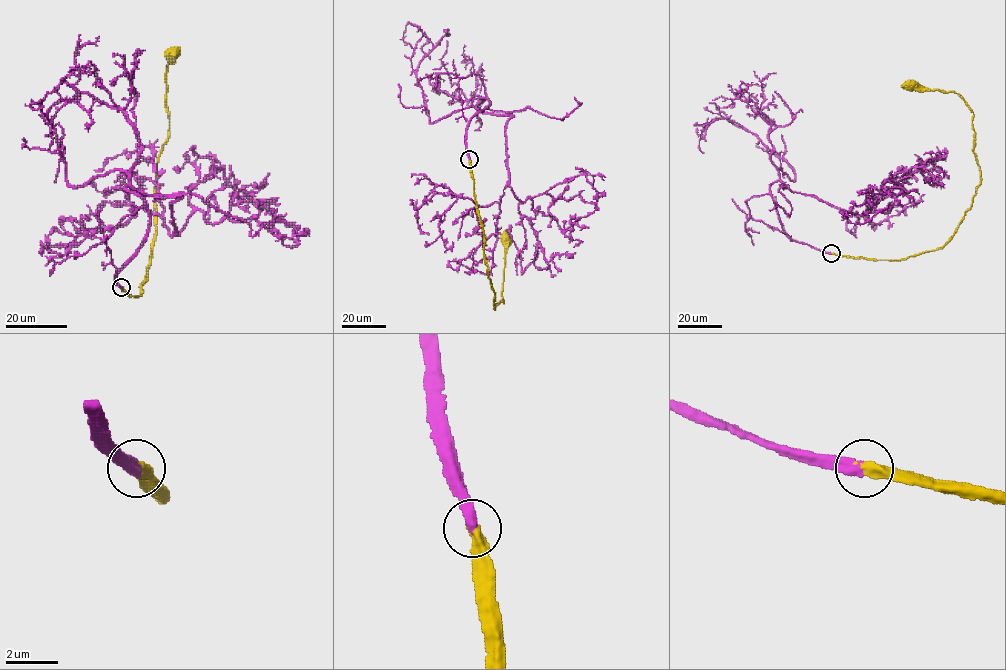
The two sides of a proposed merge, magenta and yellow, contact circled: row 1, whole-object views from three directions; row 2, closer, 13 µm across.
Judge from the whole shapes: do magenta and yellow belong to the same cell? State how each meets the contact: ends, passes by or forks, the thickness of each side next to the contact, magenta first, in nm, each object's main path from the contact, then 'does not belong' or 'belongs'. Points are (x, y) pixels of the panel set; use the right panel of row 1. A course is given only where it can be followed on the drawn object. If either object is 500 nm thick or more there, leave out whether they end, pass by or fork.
magenta ends | yellow ends | 440/440 nm | magenta via (831, 253), (783, 229), (773, 182), (857, 216), (872, 197), (848, 211), (851, 223), (892, 208) | yellow via (831, 253), (901, 260), (936, 250), (971, 205), (981, 182), (973, 112), (953, 92), (923, 90), (911, 83) | belongs

